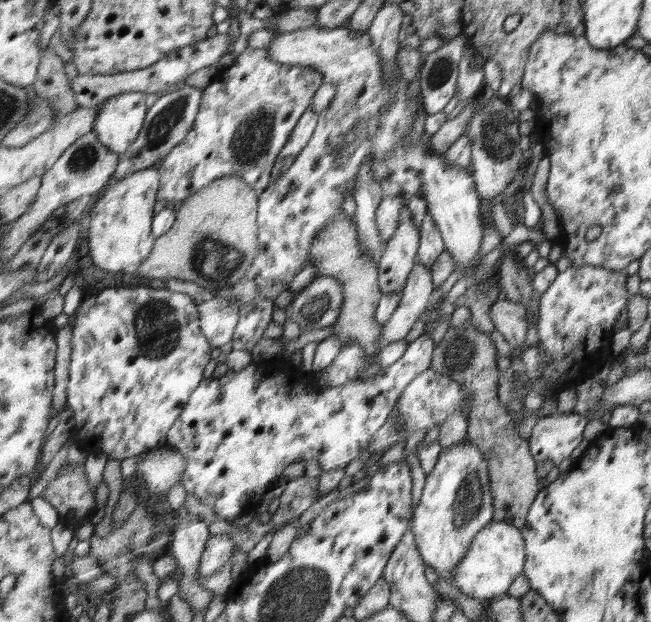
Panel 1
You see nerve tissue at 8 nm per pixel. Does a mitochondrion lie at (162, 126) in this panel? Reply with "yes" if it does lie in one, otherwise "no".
yes

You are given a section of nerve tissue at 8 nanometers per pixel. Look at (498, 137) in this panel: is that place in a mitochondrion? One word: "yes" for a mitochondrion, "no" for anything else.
yes

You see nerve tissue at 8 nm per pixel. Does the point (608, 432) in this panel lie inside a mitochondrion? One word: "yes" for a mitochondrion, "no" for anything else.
no

